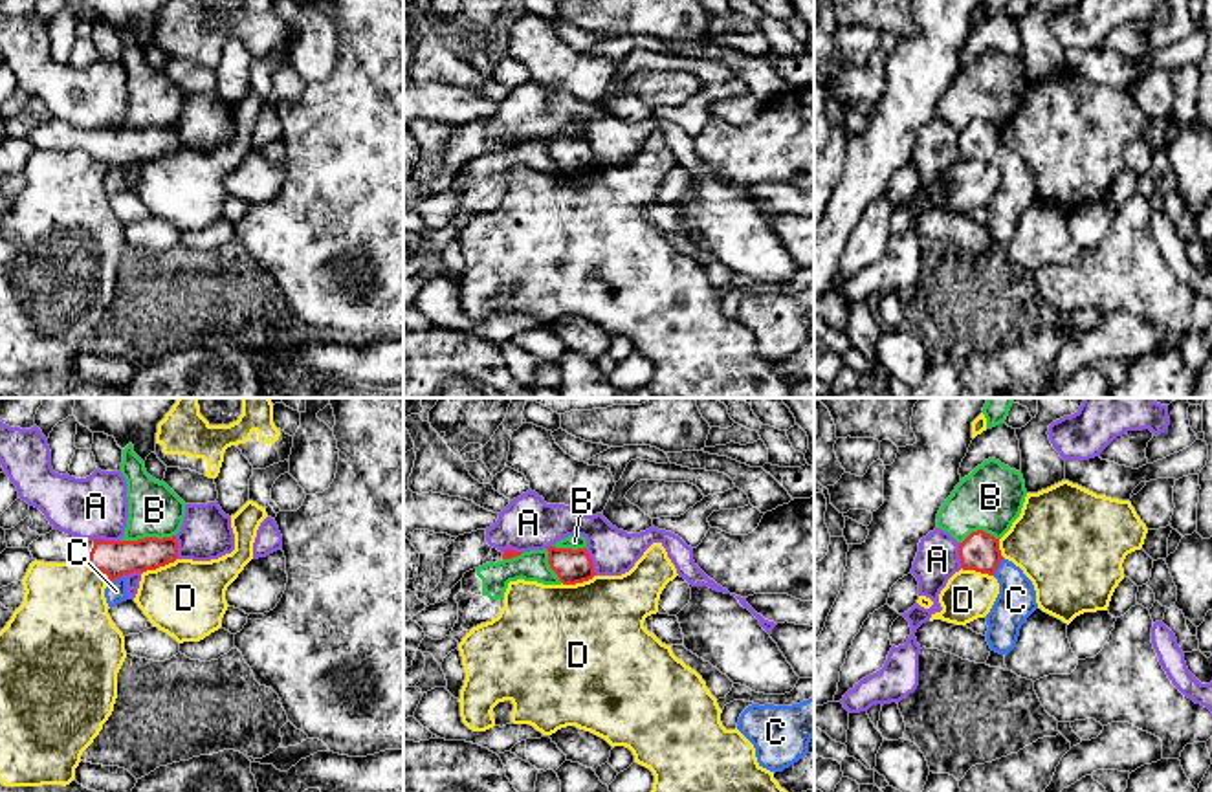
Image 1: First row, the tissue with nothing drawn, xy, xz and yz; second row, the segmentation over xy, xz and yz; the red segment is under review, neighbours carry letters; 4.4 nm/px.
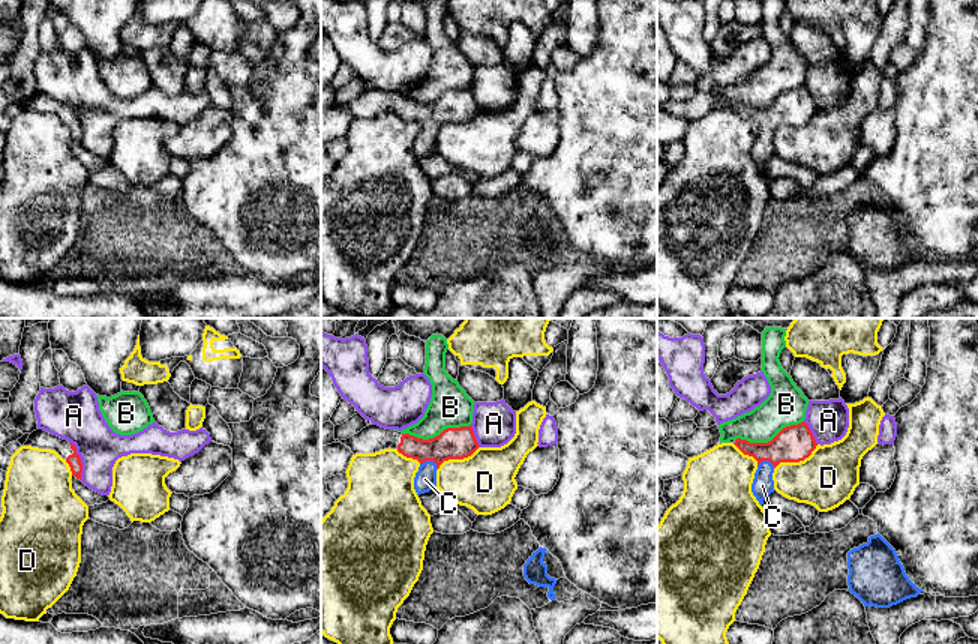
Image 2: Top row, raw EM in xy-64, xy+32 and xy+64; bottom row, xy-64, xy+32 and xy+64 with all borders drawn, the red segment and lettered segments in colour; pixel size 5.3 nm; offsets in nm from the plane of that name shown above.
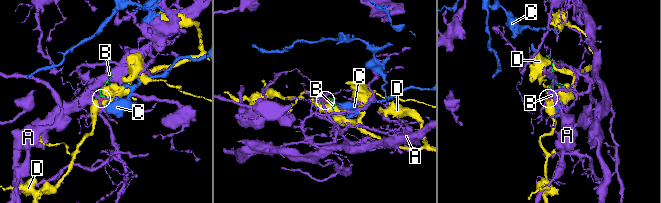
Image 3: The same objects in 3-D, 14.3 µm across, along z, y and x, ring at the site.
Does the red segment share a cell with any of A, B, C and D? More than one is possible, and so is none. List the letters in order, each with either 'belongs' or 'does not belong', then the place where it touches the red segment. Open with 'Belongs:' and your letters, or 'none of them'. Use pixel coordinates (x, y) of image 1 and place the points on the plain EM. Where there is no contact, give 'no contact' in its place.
Belongs: C
A: does not belong; meets red in xz at (591, 151)
B: does not belong; meets red in xy at (147, 127)
C: belongs; meets red in xy at (116, 167)
D: does not belong; meets red in xy at (160, 154)

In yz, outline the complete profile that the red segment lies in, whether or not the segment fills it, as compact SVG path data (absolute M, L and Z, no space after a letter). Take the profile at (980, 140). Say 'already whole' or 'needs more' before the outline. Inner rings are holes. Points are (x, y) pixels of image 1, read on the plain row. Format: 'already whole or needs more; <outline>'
needs more; M983 119L972 121L959 132L959 148L963 160L997 169L999 183L986 204L986 231L992 240L1008 244L1016 236L1021 214L1038 198L1032 170L1001 145L999 128Z

